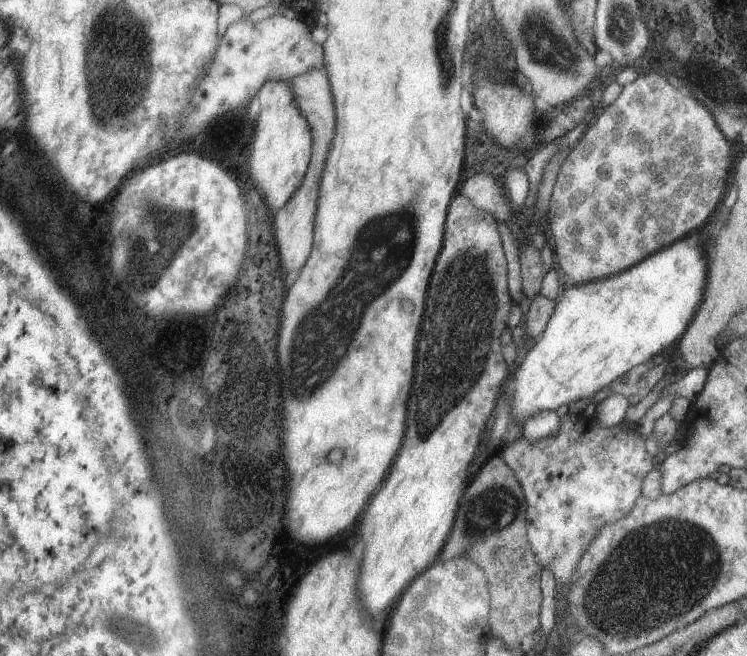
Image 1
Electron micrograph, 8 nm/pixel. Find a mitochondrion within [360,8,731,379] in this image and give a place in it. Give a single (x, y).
(646, 187)

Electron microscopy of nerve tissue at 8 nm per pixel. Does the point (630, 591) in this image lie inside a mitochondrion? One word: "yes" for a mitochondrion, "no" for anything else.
yes

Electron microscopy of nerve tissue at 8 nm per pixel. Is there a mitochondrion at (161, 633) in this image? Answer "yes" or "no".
yes

